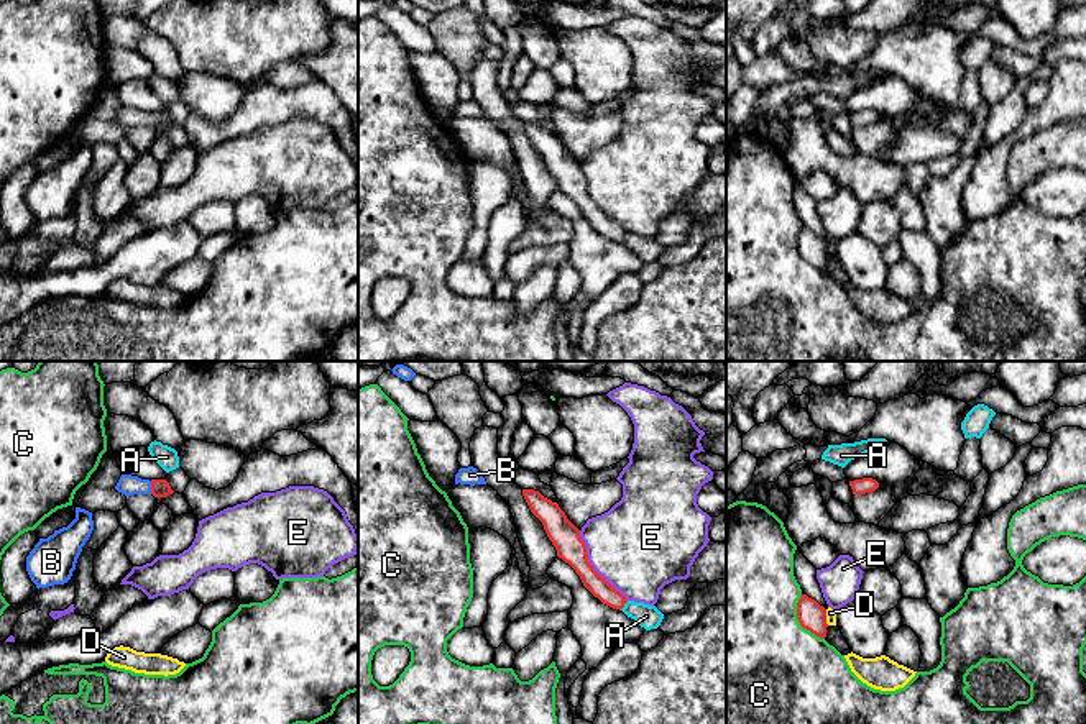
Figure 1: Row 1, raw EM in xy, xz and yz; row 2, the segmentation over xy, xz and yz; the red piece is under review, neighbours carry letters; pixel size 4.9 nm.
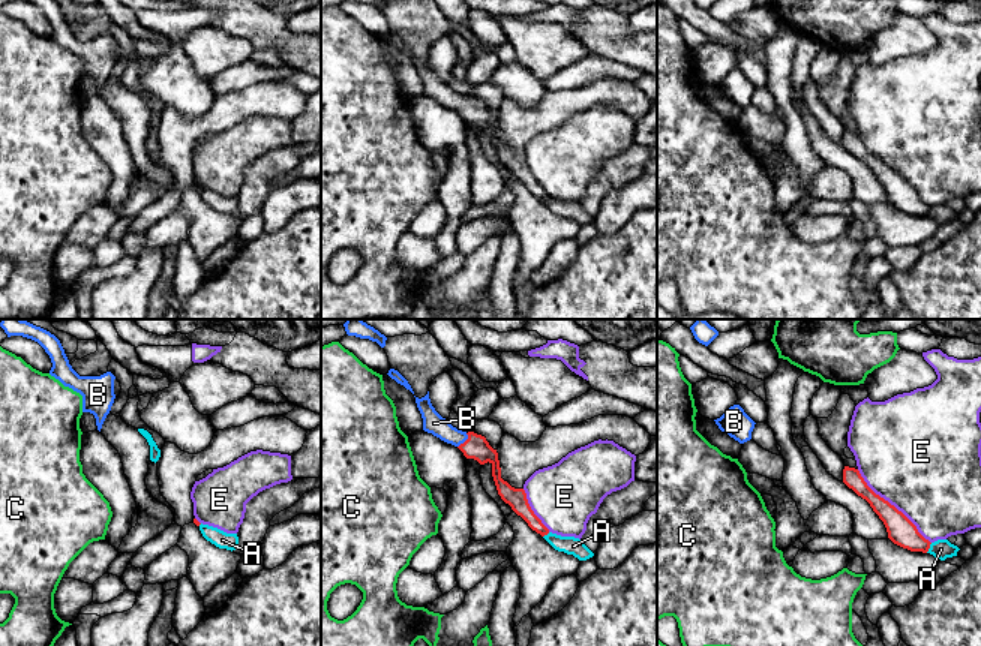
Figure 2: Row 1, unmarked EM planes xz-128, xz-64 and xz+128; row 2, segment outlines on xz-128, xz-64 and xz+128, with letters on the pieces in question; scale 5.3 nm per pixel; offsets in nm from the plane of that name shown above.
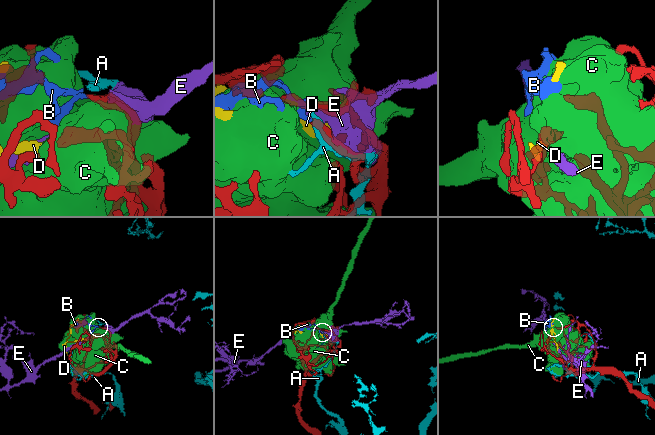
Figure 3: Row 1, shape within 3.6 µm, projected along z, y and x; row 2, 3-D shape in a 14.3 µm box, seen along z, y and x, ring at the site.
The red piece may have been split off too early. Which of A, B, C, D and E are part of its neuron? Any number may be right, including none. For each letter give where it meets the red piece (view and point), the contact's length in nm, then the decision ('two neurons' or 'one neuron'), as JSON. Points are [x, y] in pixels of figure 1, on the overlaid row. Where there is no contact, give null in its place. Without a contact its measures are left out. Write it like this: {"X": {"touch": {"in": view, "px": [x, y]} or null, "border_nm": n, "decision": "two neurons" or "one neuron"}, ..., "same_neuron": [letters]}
{"A": {"touch": {"in": "xz", "px": [623, 606]}, "border_nm": 60, "decision": "two neurons"}, "B": {"touch": {"in": "xy", "px": [151, 488]}, "border_nm": 60, "decision": "one neuron"}, "C": {"touch": {"in": "yz", "px": [799, 621]}, "border_nm": 260, "decision": "two neurons"}, "D": {"touch": {"in": "yz", "px": [825, 618]}, "border_nm": 80, "decision": "two neurons"}, "E": {"touch": {"in": "xz", "px": [592, 567]}, "border_nm": 420, "decision": "two neurons"}, "same_neuron": ["B"]}

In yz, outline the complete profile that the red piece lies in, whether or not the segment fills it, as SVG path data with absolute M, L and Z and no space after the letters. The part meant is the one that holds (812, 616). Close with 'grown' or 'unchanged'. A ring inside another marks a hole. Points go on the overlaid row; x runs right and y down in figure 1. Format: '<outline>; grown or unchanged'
M802 594L797 603L797 619L803 629L817 637L826 637L826 609L807 594Z; unchanged

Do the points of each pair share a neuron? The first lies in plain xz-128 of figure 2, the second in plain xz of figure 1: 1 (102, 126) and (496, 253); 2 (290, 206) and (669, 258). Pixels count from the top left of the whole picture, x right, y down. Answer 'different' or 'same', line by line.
1: same
2: same

